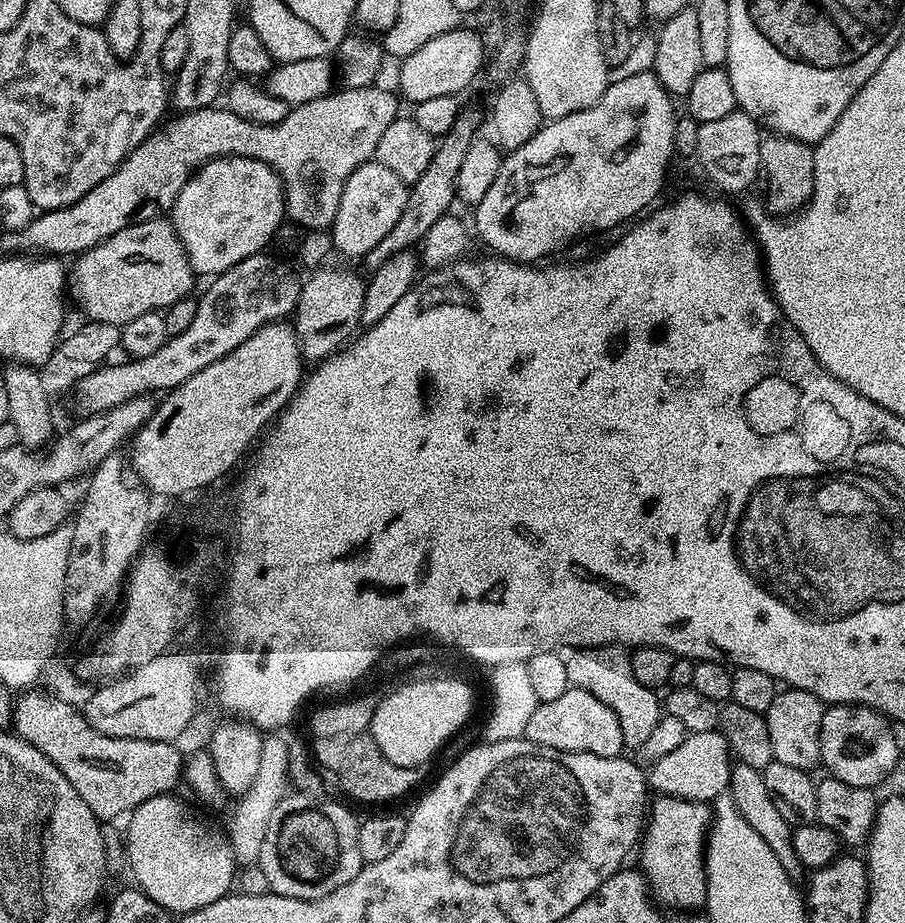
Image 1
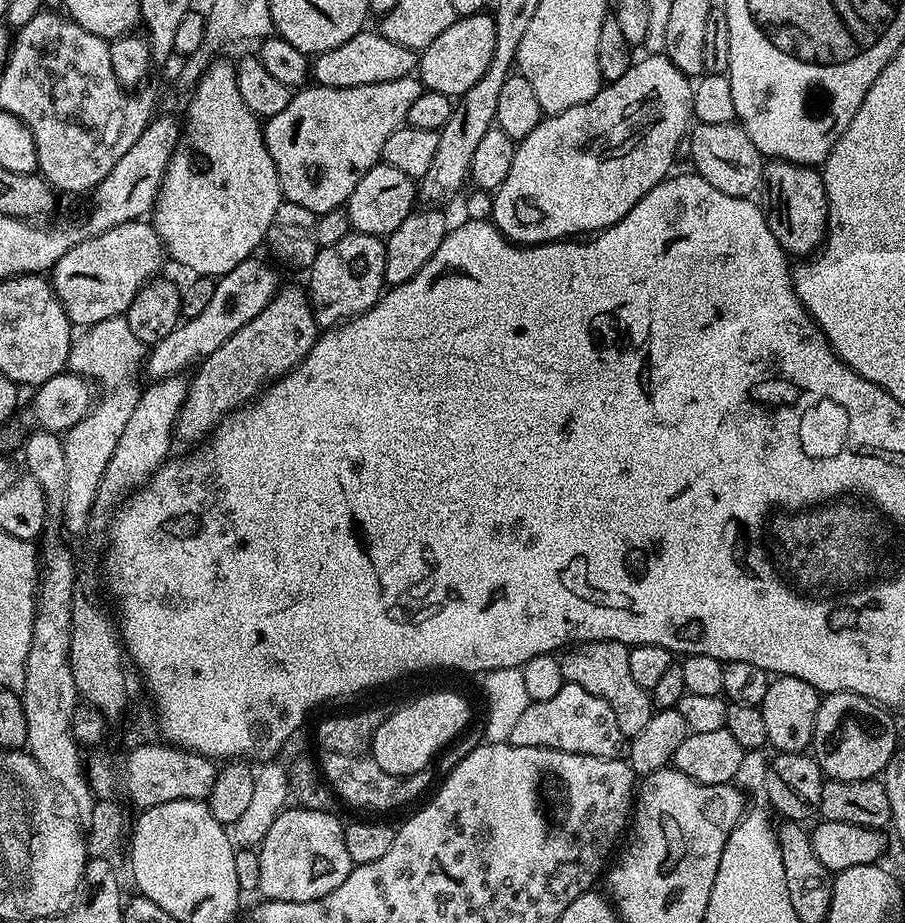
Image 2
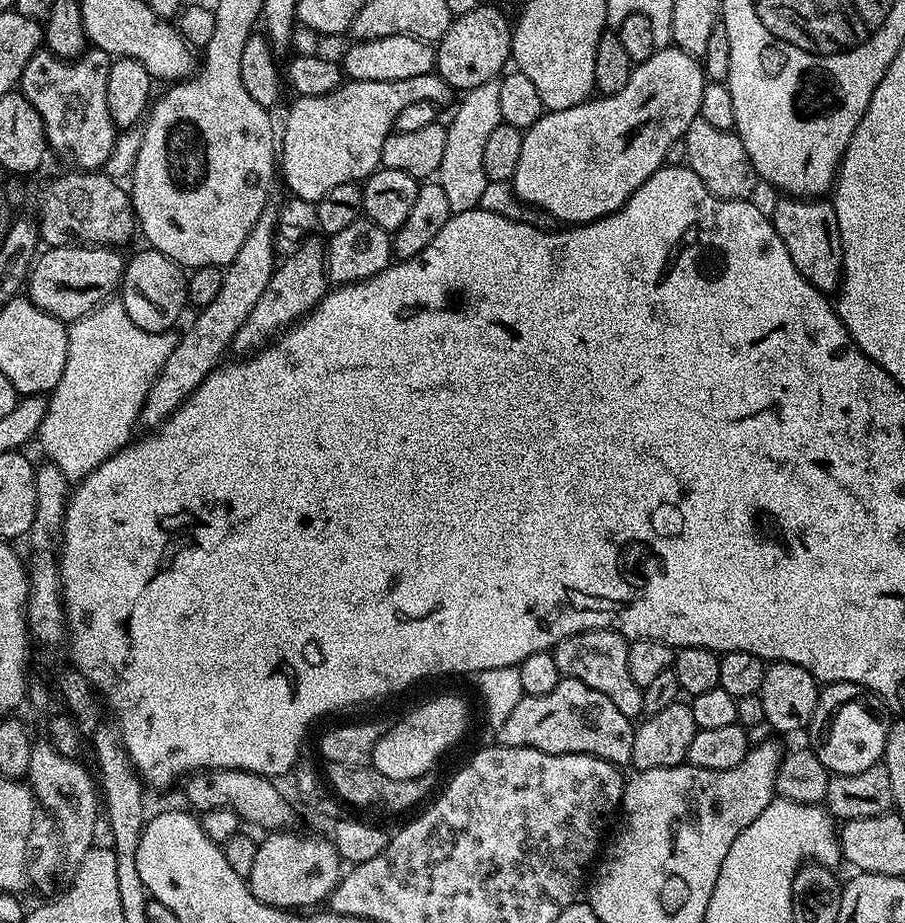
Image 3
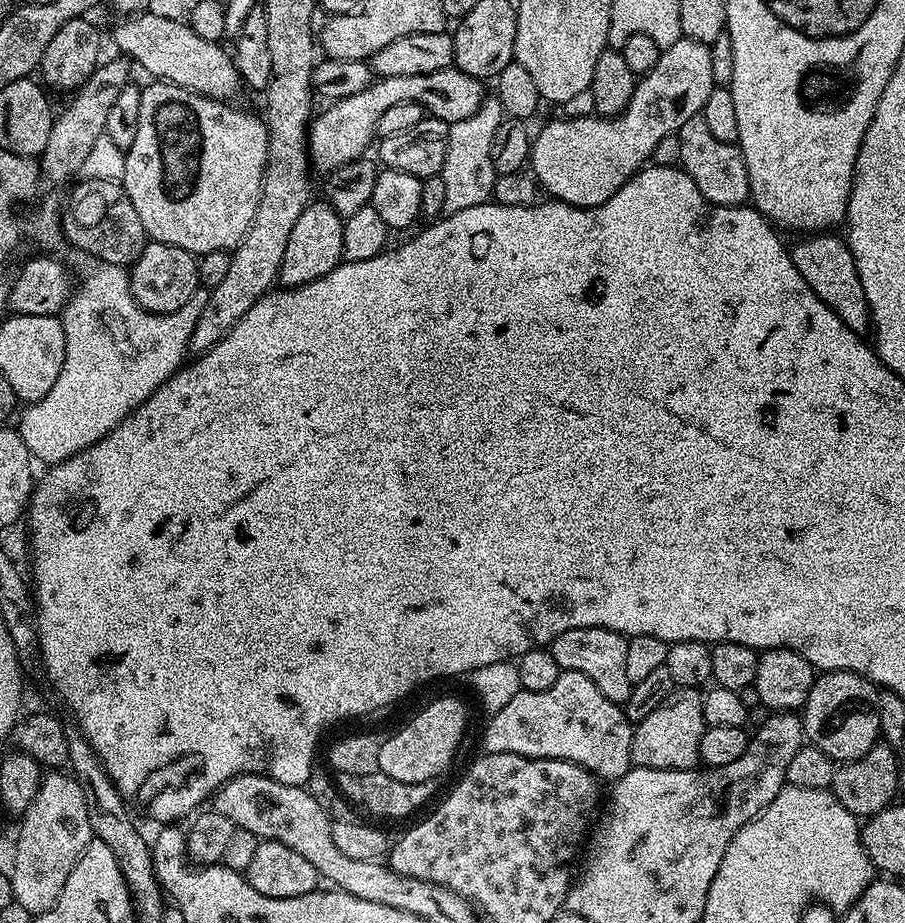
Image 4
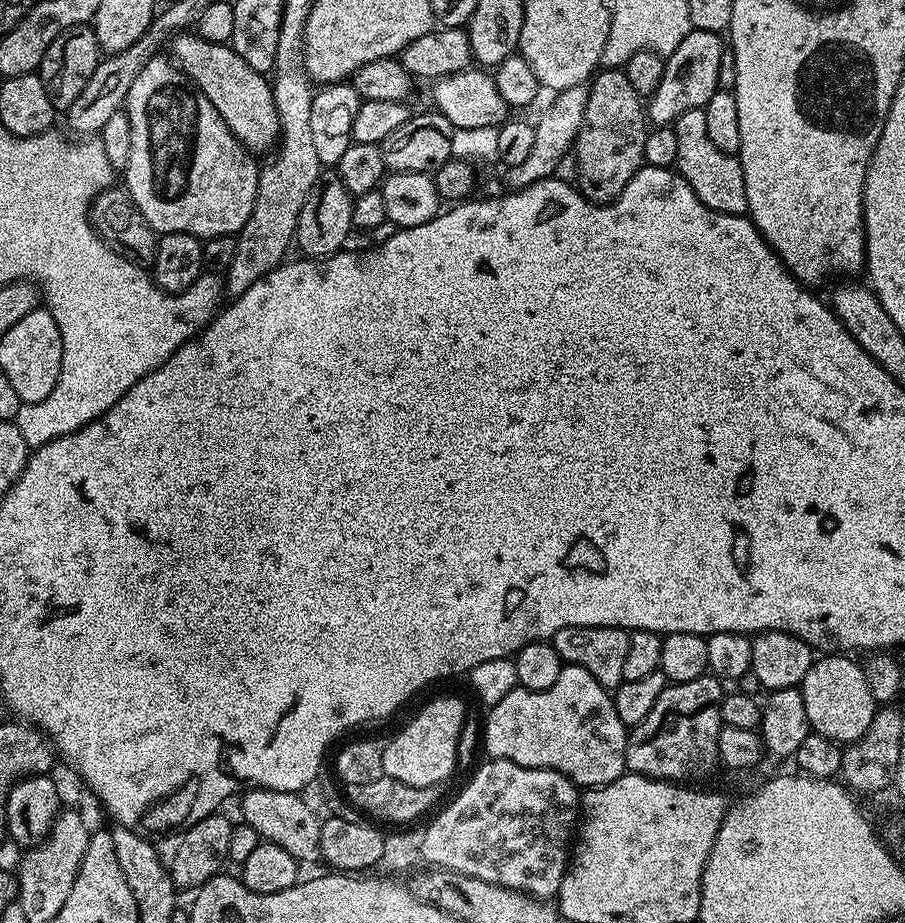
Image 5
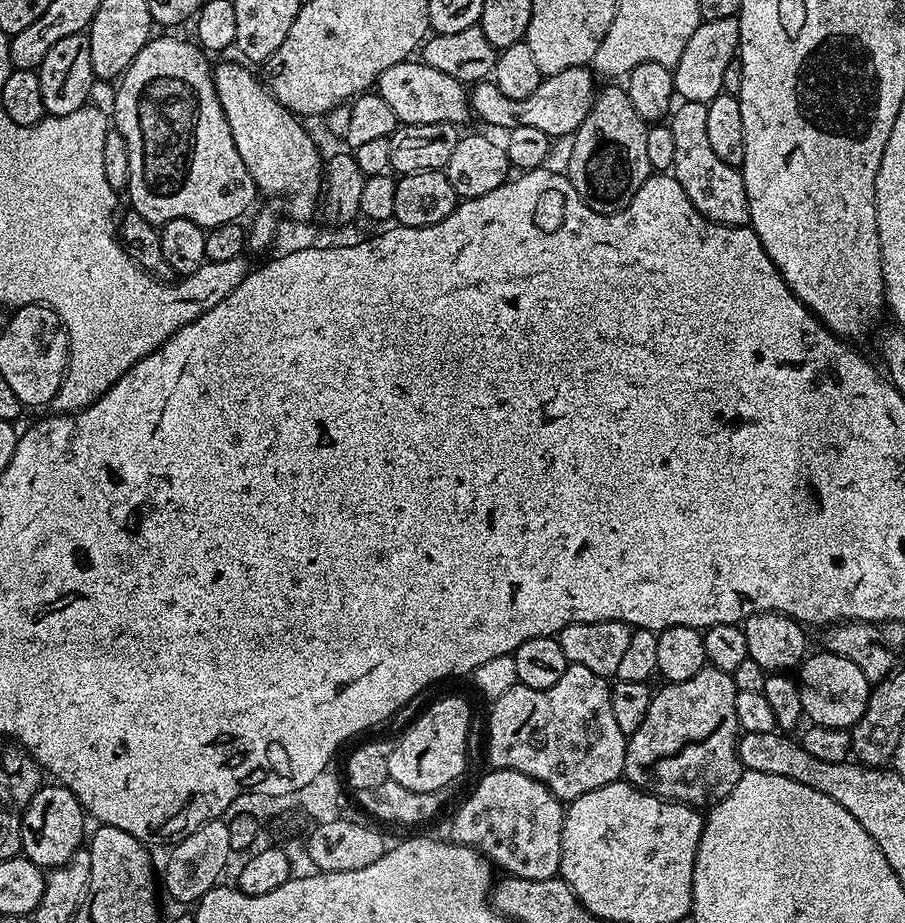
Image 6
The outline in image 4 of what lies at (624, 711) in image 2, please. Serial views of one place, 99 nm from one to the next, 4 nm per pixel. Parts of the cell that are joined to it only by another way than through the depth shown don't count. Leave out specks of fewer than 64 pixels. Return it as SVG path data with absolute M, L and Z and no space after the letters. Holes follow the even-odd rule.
M575 628L558 634L558 638L552 640L550 650L561 670L586 674L586 678L590 678L590 682L610 698L610 702L623 706L628 703L633 686L630 678L626 678L628 642L629 637L609 628Z

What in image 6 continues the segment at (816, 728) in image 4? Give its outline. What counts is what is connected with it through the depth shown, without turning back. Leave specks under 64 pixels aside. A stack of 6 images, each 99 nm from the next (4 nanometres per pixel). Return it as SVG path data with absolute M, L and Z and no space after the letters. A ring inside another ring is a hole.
M823 650L814 652L798 668L805 717L813 724L851 730L866 710L870 681L866 674L862 674L862 670L858 670L858 666L854 666L854 662L850 662L850 658L842 658L838 654Z

